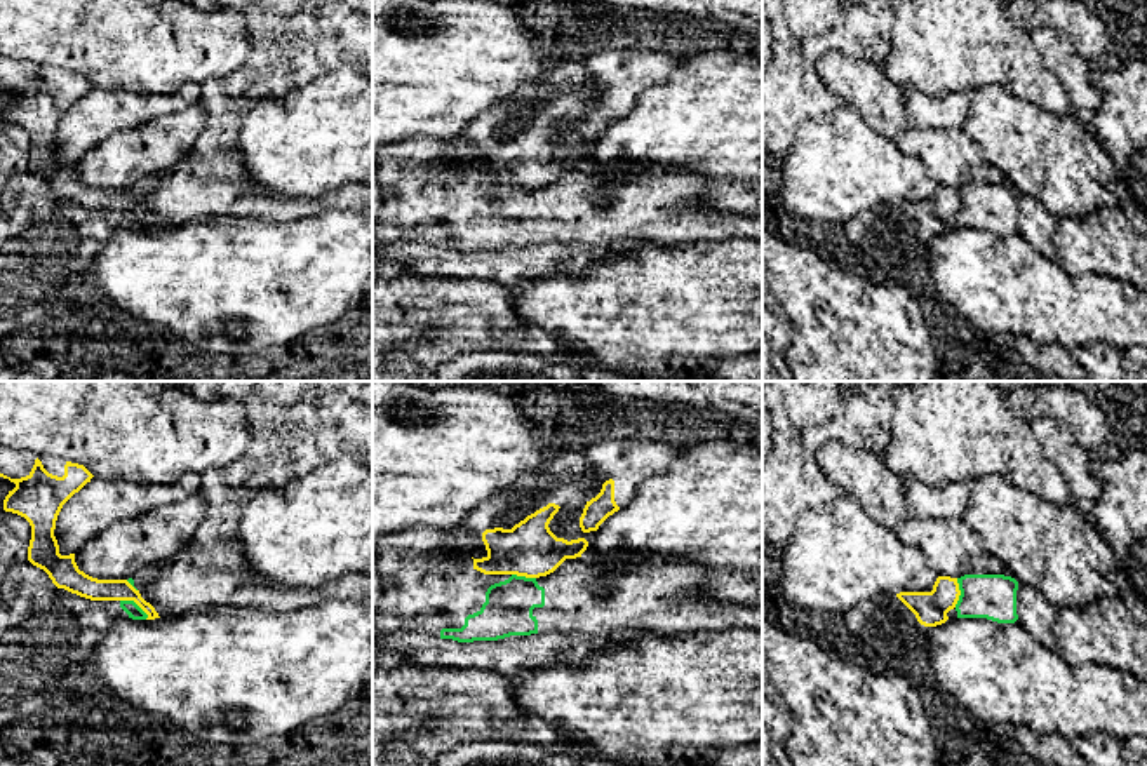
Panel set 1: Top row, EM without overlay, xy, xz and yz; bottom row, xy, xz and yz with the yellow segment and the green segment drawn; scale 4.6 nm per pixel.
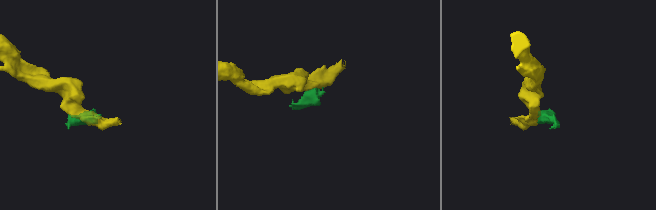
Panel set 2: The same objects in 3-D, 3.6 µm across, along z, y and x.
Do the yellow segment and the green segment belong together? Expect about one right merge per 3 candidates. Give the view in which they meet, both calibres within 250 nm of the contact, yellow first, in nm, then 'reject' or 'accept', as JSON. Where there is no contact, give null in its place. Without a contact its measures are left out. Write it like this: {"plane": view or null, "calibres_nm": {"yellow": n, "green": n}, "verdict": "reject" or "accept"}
{"plane": "xy", "calibres_nm": {"yellow": 110, "green": 70}, "verdict": "reject"}

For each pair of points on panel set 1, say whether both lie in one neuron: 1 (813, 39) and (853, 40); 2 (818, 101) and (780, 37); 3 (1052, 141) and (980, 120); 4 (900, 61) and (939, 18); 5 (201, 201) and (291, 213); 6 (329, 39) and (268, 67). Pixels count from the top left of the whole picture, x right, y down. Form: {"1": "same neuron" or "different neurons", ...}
{"1": "same neuron", "2": "same neuron", "3": "same neuron", "4": "same neuron", "5": "same neuron", "6": "same neuron"}

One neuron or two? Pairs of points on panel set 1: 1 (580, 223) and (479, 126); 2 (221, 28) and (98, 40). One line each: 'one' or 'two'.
1: two
2: one

